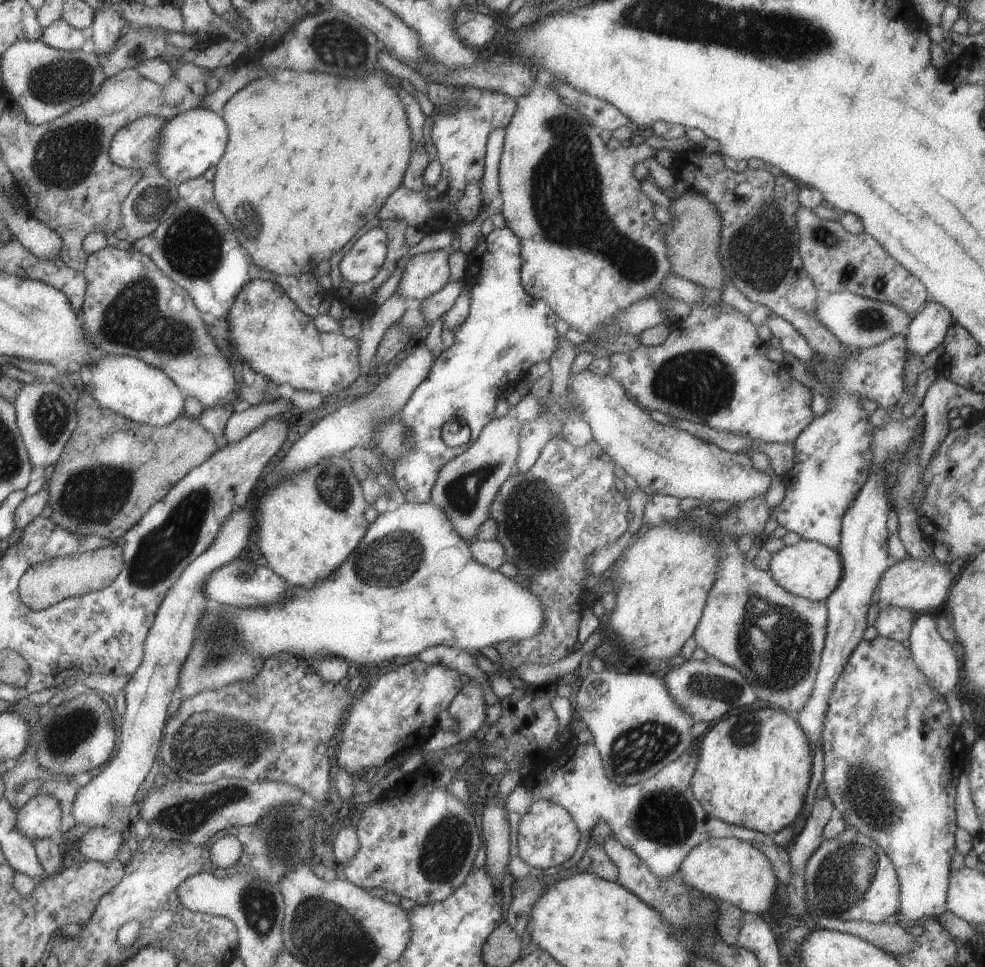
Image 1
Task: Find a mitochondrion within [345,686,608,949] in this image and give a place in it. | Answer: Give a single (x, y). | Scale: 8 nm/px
(445, 851)

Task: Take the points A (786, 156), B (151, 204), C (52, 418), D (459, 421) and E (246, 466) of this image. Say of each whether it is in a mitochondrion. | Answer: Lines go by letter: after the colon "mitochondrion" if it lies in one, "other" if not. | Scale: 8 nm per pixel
A: other
B: mitochondrion
C: mitochondrion
D: other
E: other

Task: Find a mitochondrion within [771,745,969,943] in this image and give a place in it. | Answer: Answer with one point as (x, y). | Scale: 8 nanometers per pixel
(844, 877)

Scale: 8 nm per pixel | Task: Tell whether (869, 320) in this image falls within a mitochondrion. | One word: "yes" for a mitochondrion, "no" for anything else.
yes

